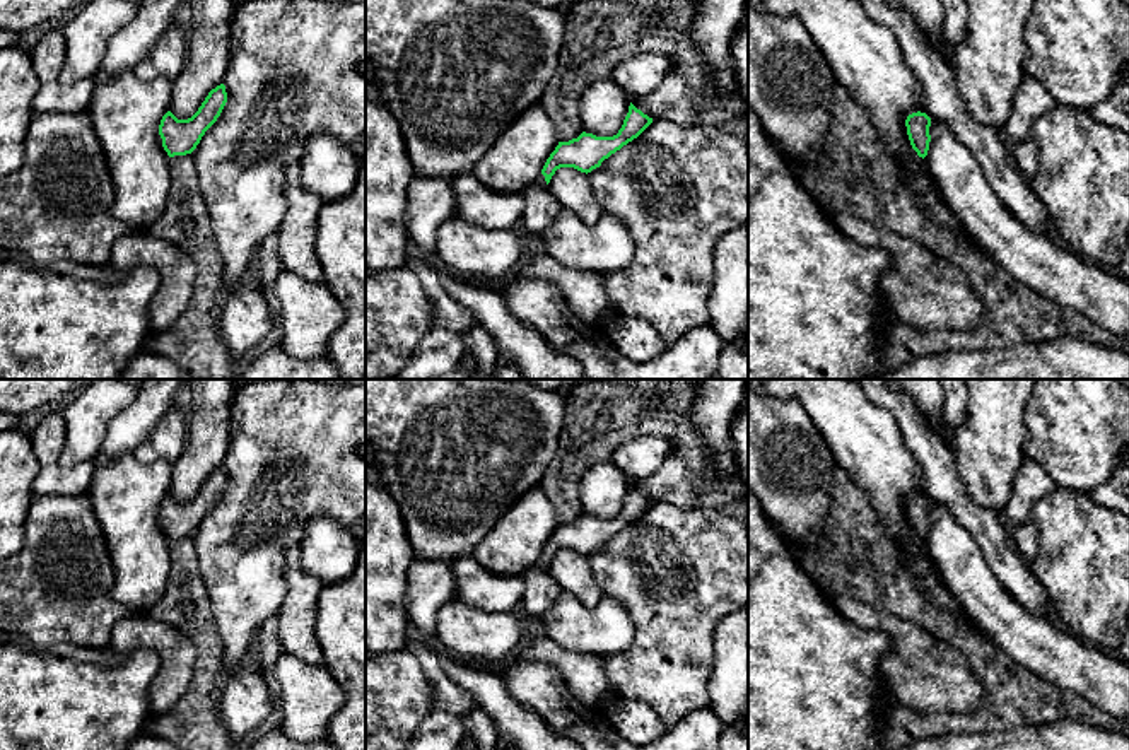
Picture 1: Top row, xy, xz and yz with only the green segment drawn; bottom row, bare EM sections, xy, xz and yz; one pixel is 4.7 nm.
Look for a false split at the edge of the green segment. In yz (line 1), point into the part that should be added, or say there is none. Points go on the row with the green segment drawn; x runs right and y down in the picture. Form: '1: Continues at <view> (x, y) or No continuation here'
1: No continuation here

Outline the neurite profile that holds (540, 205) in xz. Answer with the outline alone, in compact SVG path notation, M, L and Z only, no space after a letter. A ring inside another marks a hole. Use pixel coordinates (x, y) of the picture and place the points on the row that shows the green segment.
M531 183L524 191L524 210L521 224L526 232L541 237L553 224L555 217L564 210L562 203L555 198L548 185L538 186Z

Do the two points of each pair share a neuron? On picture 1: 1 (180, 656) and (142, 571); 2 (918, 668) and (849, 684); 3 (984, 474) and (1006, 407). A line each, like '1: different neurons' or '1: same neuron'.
1: different neurons
2: different neurons
3: same neuron

